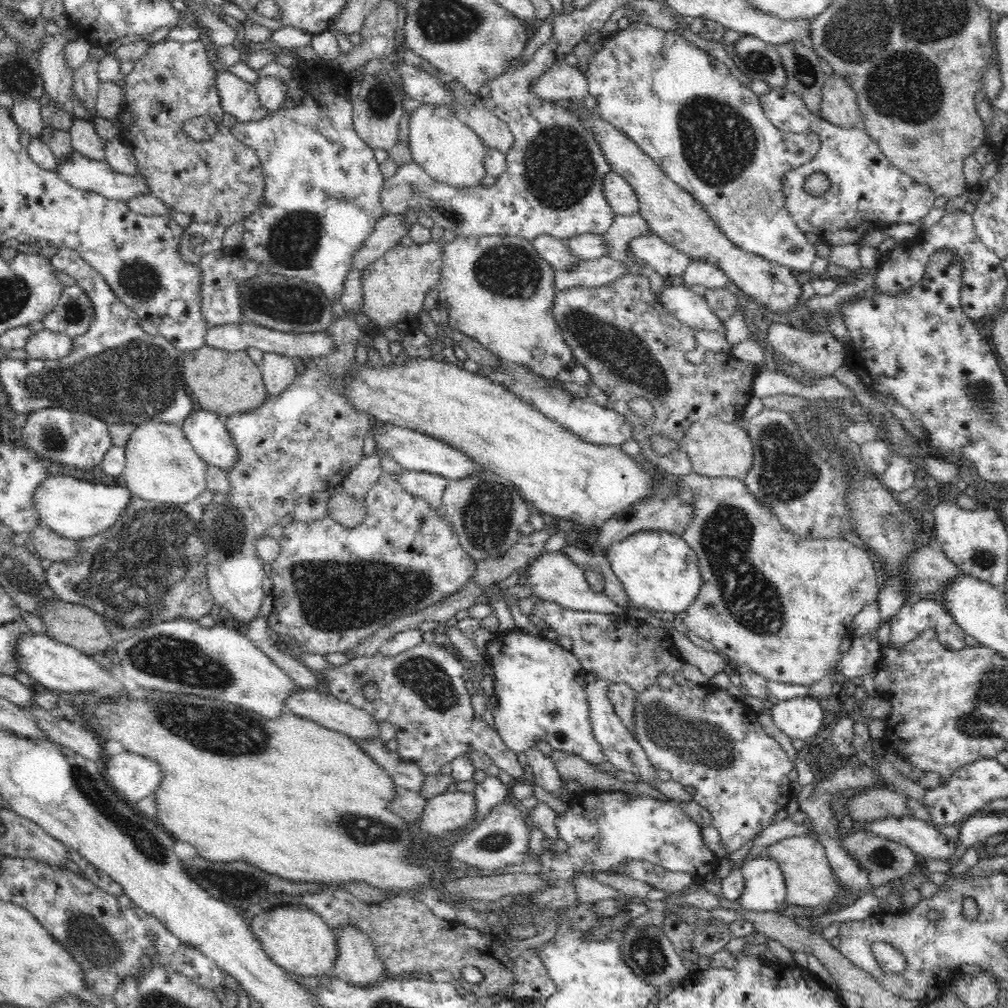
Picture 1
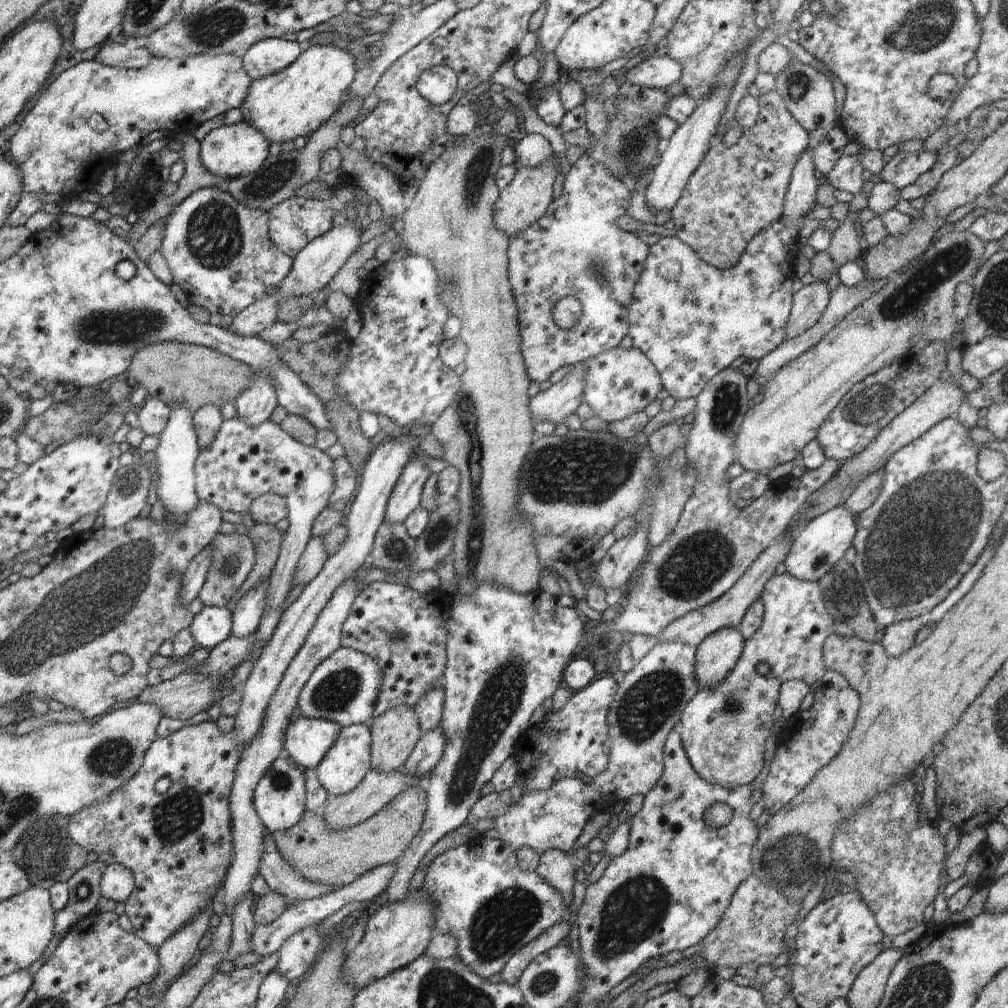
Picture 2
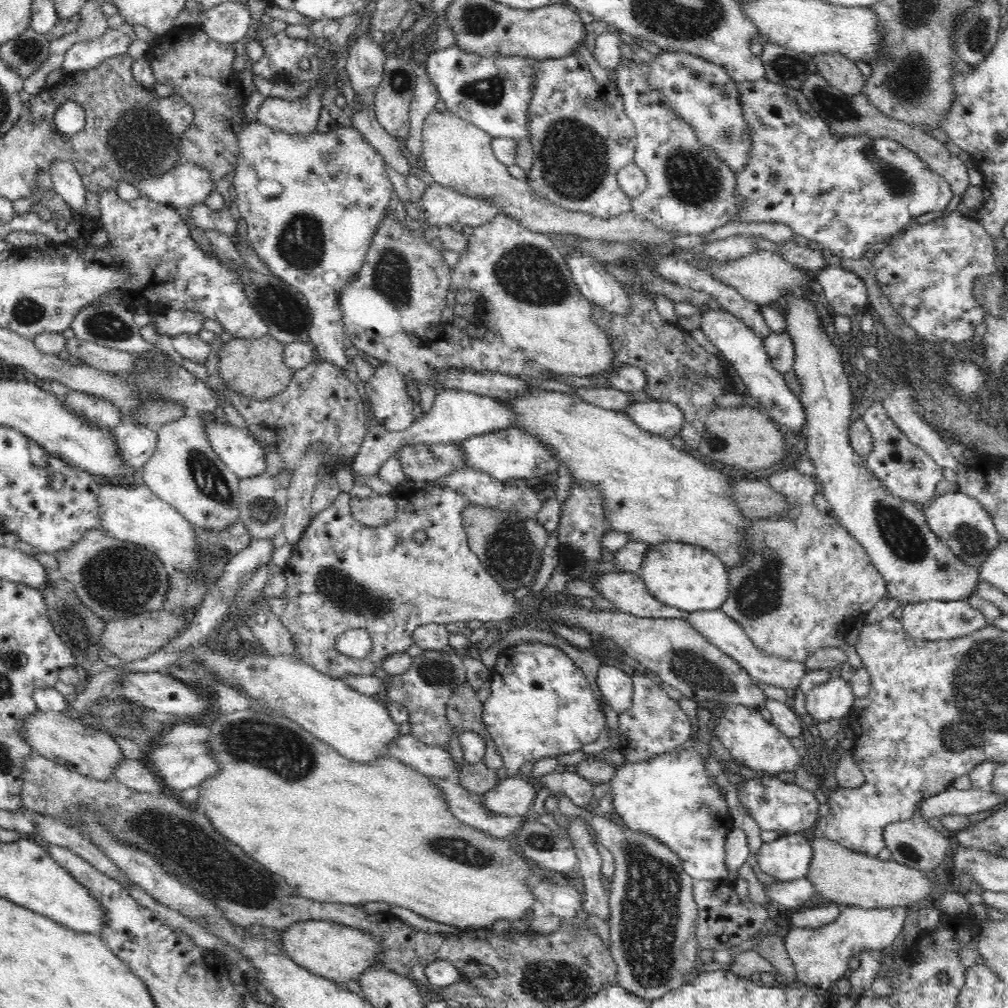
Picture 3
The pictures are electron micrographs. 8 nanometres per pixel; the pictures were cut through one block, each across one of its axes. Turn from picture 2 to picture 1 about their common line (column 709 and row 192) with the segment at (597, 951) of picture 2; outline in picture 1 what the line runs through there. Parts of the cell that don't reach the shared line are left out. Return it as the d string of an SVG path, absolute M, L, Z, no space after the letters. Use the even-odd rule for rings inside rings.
M786 87L771 88L759 98L765 116L779 131L814 133L821 146L812 162L783 177L785 207L802 233L811 232L832 247L861 244L870 230L883 231L890 224L919 224L934 208L936 195L930 187L915 182L882 153L862 126L841 128L815 116L806 104ZM824 172L830 180L828 192L814 196L804 191L803 177Z

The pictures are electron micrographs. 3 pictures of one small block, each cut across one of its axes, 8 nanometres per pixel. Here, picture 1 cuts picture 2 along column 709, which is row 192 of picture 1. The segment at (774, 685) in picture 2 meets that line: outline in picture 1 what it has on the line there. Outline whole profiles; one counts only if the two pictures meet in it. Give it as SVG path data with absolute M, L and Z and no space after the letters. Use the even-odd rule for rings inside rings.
M631 22L624 30L618 31L615 35L604 37L604 42L600 50L596 51L589 59L589 67L586 70L586 79L588 79L588 94L592 95L598 102L596 112L602 119L612 124L620 130L627 138L630 138L660 169L682 189L689 192L698 204L704 207L704 210L716 223L719 230L730 240L737 248L754 253L770 262L788 267L796 275L803 278L810 276L810 267L816 260L816 246L811 244L805 234L800 231L798 225L794 222L790 213L785 207L785 196L783 196L783 177L790 170L797 170L814 160L816 153L820 150L820 140L814 133L792 133L779 131L770 123L770 119L765 116L764 110L760 105L759 97L748 86L742 85L732 72L726 67L726 64L710 53L696 47L688 41L683 35L675 32L664 32L659 28L648 26L642 22Z

